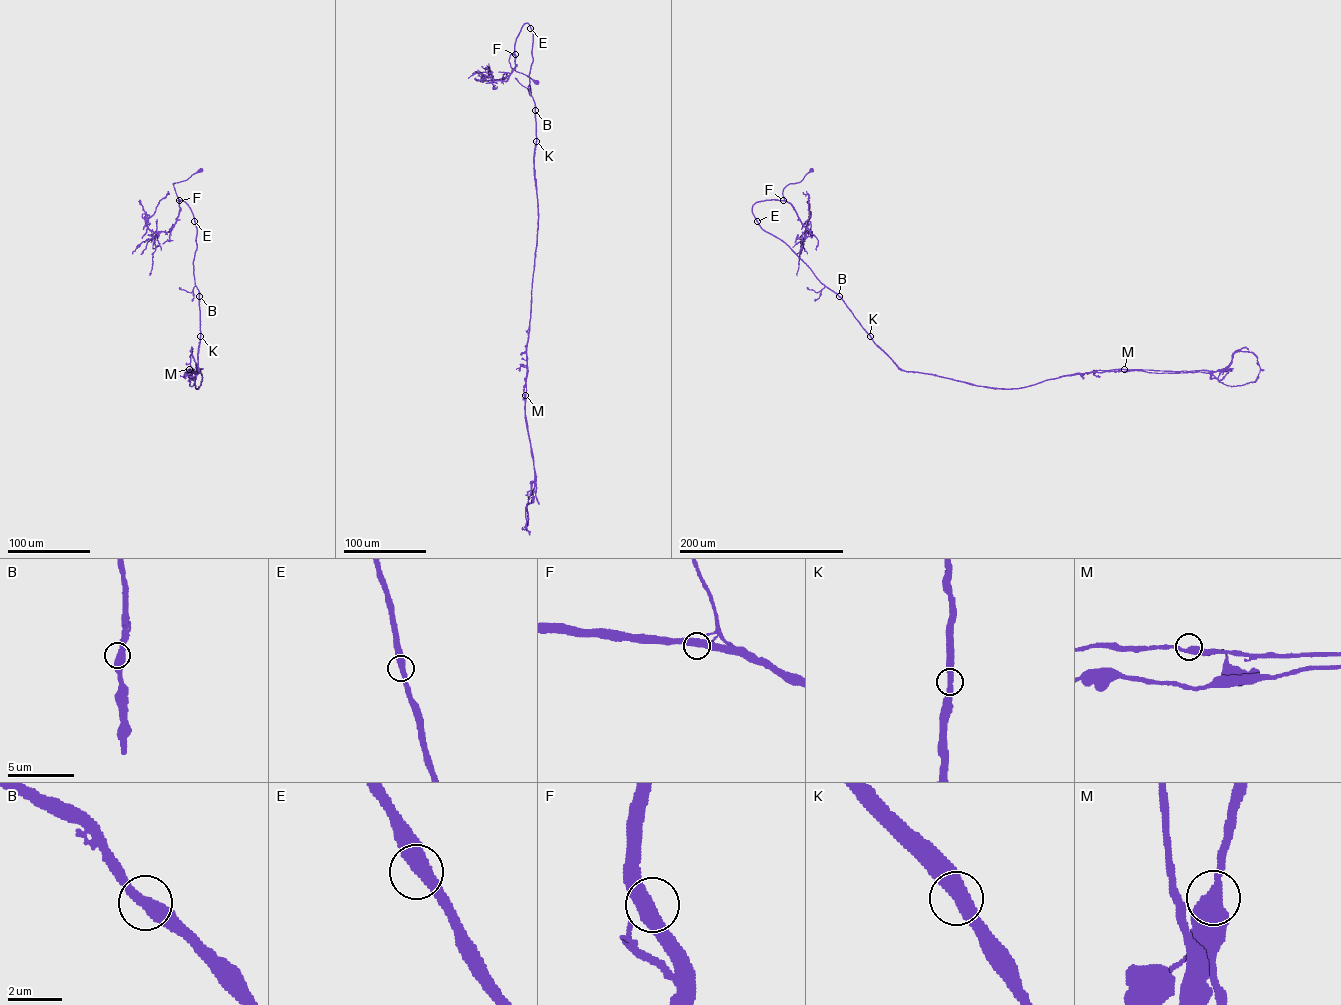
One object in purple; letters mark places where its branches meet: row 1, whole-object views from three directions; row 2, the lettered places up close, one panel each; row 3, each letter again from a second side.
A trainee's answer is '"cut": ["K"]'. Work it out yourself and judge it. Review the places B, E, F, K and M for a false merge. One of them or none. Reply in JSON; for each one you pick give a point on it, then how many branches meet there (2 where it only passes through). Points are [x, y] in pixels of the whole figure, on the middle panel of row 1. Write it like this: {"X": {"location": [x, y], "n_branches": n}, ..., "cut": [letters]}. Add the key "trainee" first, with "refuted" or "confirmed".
{"trainee": "confirmed", "K": {"location": [536, 141], "n_branches": 2}, "cut": ["K"]}

